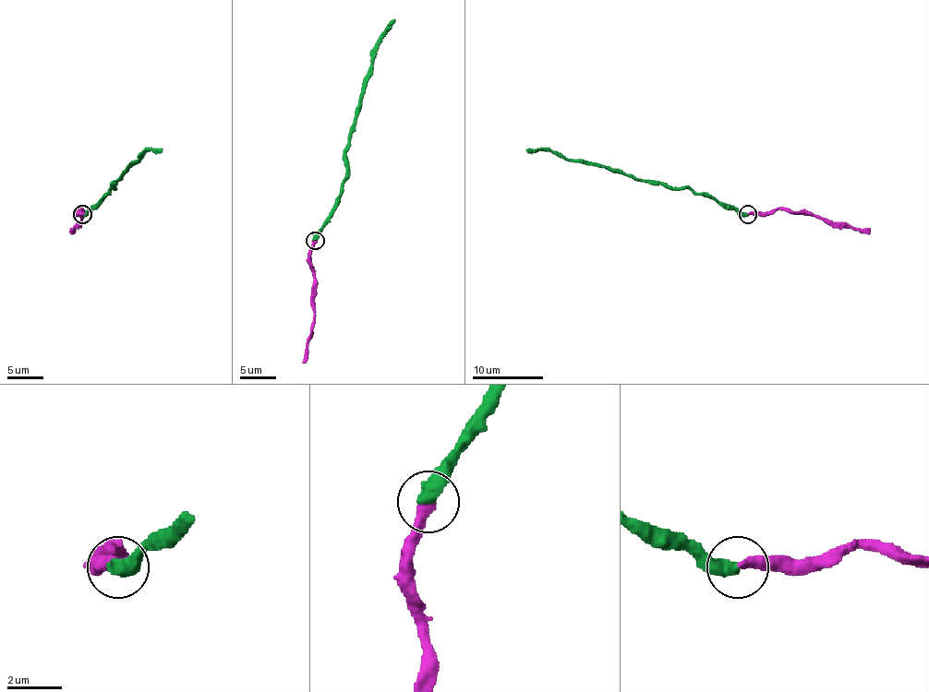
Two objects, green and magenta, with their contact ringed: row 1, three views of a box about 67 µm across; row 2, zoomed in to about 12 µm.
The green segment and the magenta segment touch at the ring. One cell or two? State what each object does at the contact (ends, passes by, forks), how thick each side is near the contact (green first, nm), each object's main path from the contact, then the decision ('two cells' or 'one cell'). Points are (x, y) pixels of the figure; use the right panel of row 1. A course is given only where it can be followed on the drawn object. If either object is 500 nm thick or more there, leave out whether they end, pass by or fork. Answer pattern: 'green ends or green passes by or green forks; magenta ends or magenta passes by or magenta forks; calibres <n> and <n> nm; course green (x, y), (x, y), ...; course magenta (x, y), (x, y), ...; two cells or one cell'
calibres 550 and 380 nm; course green (748, 215), (687, 188), (636, 181), (602, 166), (564, 160), (548, 150), (525, 149); course magenta (748, 215), (773, 213), (778, 209), (812, 213), (863, 229), (869, 234); one cell

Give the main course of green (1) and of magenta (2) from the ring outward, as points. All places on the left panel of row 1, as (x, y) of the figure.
1: (82, 215), (114, 188), (113, 184), (147, 150), (162, 149)
2: (82, 215), (78, 213), (80, 209), (79, 221), (70, 234)

